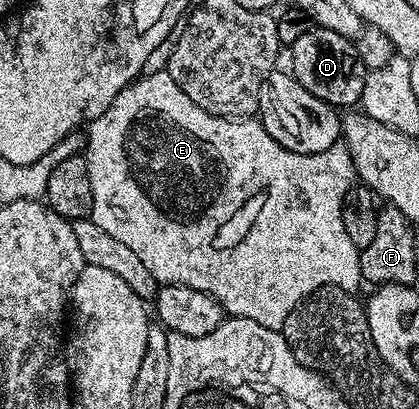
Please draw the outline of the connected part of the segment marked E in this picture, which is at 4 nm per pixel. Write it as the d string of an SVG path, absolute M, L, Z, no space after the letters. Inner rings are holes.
M167 74L148 77L143 82L148 91L135 91L135 89L120 91L118 97L114 97L112 104L106 109L106 113L102 113L87 124L86 158L90 169L90 189L94 189L94 205L90 217L102 229L106 229L110 237L122 241L122 245L127 245L142 260L142 265L150 269L157 284L181 283L183 287L198 289L202 293L213 295L229 316L258 321L258 325L266 325L266 329L275 331L280 331L286 317L290 317L293 309L311 291L317 291L319 287L331 285L353 293L359 292L359 287L362 287L361 248L356 247L354 241L350 241L346 225L342 225L342 201L349 189L357 182L356 170L347 147L337 145L313 155L294 153L278 145L278 141L274 141L274 137L266 133L263 123L255 118L243 121L223 119L206 113L206 109L198 109L198 105L194 105L194 101L190 101L186 93L175 89L164 92L170 87ZM144 106L152 107L152 111L140 111L140 107Z

